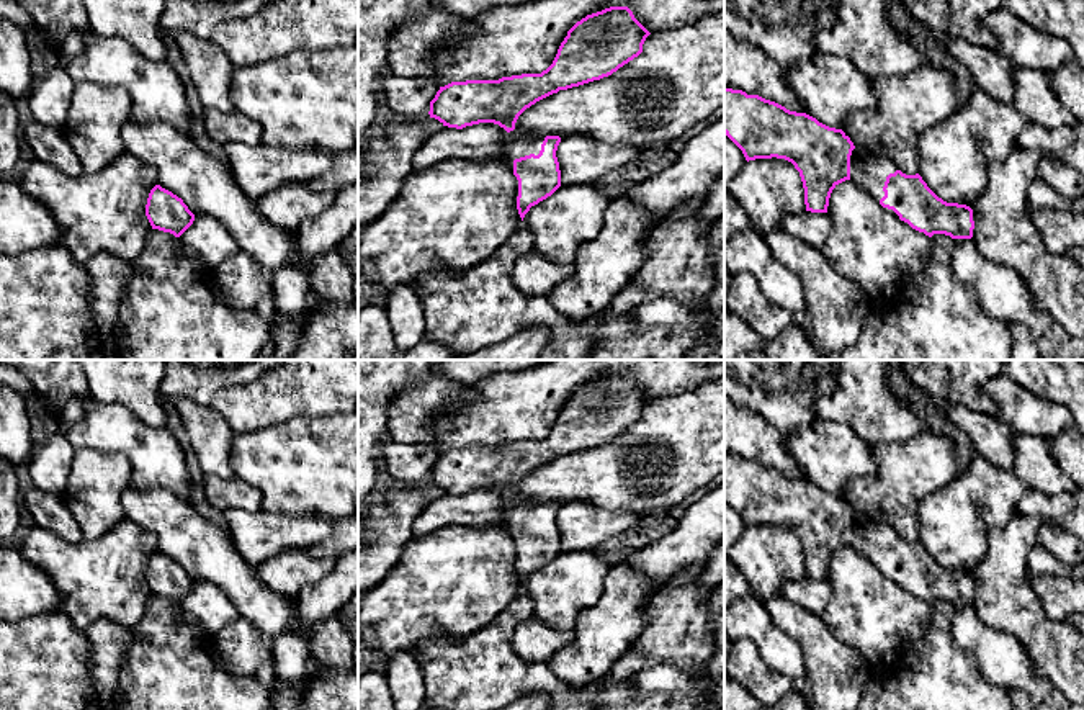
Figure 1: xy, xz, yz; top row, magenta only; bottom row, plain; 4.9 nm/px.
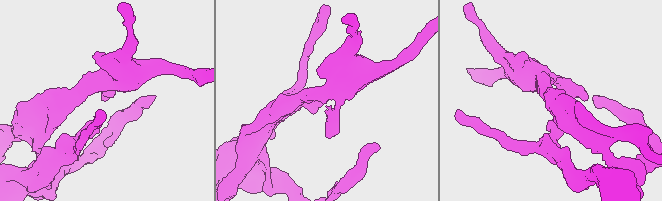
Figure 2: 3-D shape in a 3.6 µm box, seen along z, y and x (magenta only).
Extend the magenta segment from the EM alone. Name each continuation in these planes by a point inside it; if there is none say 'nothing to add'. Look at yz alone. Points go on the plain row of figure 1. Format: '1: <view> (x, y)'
1: yz (867, 537)

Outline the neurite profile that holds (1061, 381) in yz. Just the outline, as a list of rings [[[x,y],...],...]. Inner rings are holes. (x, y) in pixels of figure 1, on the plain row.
[[[1002,360],[1002,373],[1037,398],[1066,407],[1084,435],[1082,360]]]

